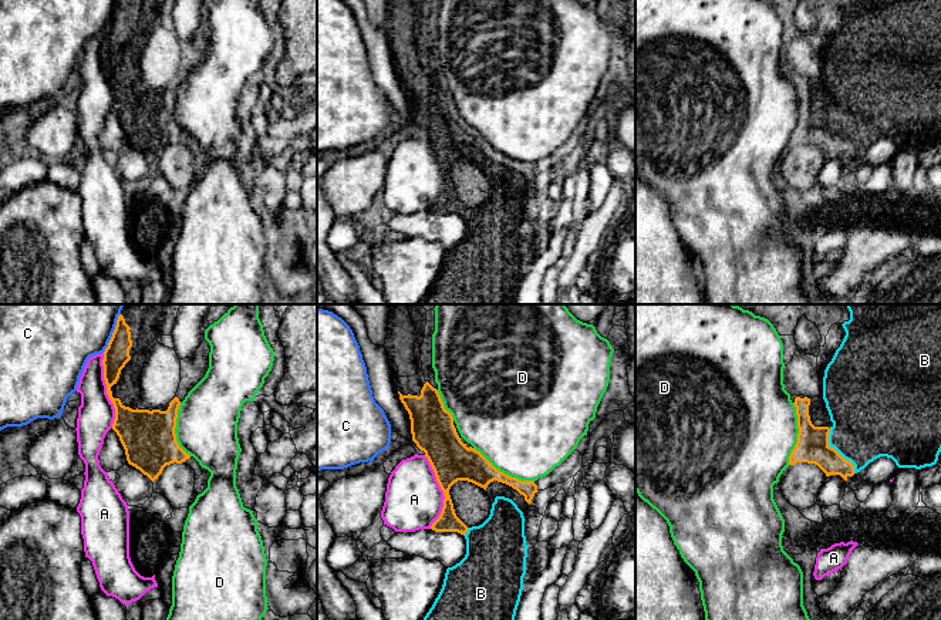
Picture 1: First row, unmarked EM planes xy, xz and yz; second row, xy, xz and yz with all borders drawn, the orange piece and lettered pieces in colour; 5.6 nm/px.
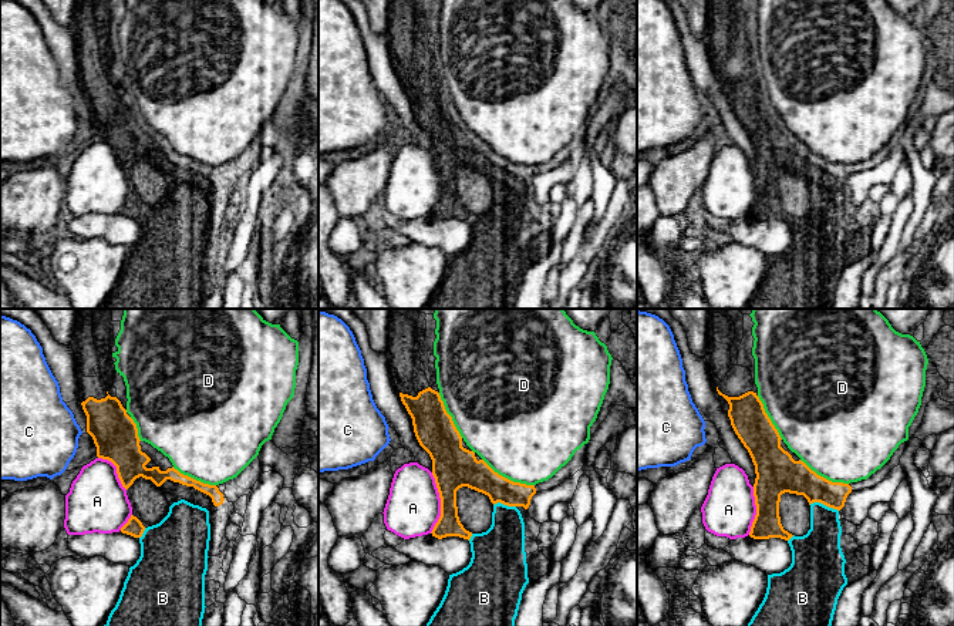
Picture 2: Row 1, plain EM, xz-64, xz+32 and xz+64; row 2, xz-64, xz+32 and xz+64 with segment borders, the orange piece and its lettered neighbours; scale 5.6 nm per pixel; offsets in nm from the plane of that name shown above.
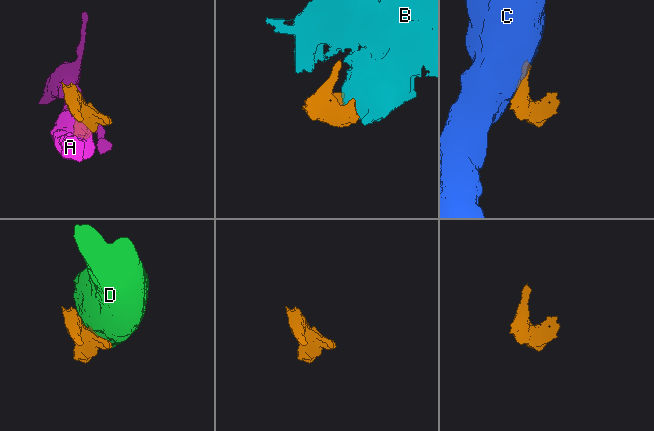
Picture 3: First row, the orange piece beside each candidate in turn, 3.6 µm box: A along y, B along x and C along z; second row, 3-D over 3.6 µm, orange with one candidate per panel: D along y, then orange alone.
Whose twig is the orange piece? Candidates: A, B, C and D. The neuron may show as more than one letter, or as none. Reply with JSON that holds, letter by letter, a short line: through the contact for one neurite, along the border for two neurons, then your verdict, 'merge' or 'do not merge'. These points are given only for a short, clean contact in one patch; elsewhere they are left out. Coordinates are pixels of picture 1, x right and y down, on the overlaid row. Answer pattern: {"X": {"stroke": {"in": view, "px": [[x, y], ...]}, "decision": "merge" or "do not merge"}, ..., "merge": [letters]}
{"A": {"decision": "do not merge"}, "B": {"decision": "merge"}, "C": {"decision": "do not merge"}, "D": {"decision": "do not merge"}, "merge": ["B"]}

